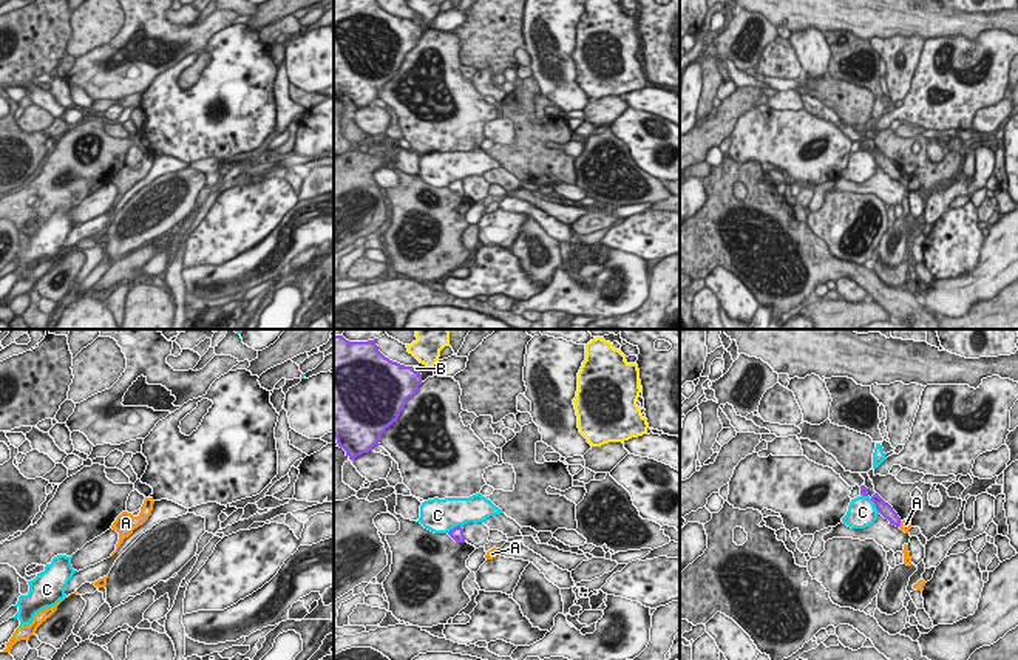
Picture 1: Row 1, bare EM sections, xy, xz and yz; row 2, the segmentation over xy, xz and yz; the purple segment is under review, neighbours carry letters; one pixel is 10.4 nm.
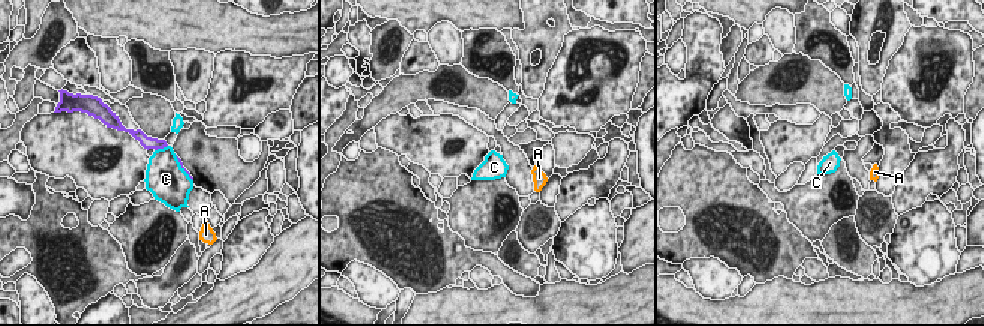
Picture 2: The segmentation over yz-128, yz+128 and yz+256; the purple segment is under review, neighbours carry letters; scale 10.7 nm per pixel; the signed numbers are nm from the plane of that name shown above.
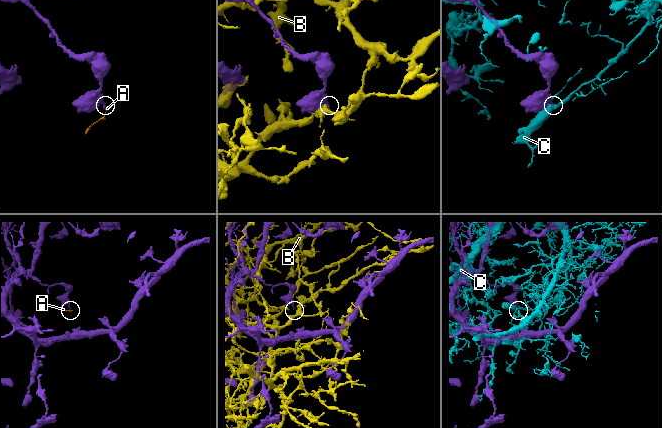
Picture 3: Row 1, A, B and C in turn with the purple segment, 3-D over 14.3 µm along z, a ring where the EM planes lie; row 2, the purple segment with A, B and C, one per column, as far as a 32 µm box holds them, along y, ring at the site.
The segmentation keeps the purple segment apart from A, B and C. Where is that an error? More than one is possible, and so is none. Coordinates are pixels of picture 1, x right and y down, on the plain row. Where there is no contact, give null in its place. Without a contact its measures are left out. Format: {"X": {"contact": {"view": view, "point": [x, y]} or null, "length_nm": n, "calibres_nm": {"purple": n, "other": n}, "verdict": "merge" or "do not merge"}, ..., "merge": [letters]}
{"A": {"contact": {"view": "yz", "point": [899, 178]}, "length_nm": 70, "calibres_nm": {"purple": 140, "other": 120}, "verdict": "do not merge"}, "B": {"contact": {"view": "xz", "point": [414, 23]}, "length_nm": 110, "calibres_nm": {"purple": 400, "other": 50}, "verdict": "do not merge"}, "C": {"contact": {"view": "yz", "point": [875, 158]}, "length_nm": 190, "calibres_nm": {"purple": 140, "other": 300}, "verdict": "do not merge"}, "merge": []}

